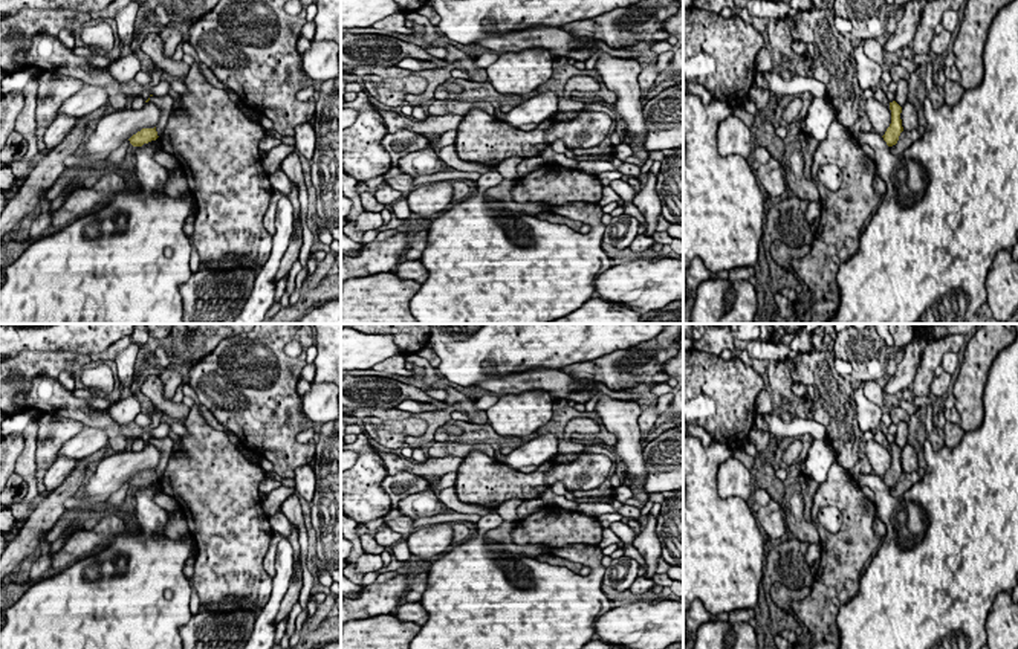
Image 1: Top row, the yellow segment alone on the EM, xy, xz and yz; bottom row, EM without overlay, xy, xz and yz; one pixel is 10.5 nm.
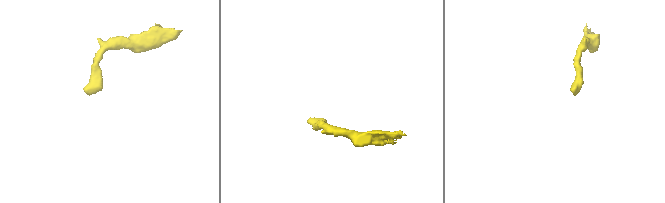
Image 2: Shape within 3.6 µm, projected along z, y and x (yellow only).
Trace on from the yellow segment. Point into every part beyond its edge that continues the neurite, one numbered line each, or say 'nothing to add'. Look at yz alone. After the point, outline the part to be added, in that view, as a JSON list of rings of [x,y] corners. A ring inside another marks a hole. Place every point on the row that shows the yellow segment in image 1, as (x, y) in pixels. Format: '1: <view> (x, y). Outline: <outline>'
nothing to add

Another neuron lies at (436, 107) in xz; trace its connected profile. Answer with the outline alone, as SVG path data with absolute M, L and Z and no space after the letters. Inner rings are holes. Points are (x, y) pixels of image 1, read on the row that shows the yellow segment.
M434 99L428 104L428 115L456 113L465 116L469 110L480 108L491 116L495 116L495 107L489 101L468 102L468 101L440 101Z

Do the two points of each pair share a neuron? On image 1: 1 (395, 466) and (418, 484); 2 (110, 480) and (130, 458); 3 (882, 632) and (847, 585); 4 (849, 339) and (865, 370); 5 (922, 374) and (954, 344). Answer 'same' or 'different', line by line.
1: different
2: same
3: different
4: same
5: same

